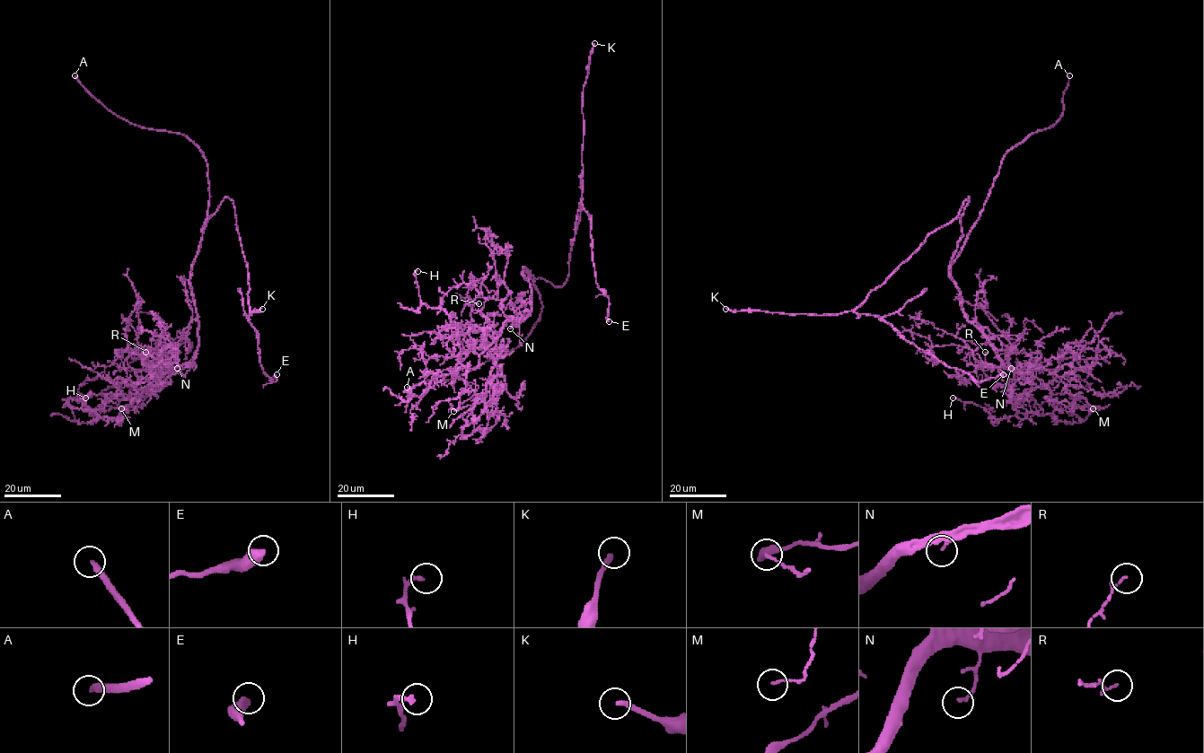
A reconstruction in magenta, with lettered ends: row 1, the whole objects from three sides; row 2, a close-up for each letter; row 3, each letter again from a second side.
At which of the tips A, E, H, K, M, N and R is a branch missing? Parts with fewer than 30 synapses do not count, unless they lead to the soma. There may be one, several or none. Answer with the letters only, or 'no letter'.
A, K

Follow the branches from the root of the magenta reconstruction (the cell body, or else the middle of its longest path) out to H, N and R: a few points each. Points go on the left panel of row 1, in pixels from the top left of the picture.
H: (204, 224), (189, 279), (198, 322), (193, 357), (133, 394), (117, 420), (101, 417), (83, 401), (85, 398)
N: (204, 224), (189, 279), (198, 322), (198, 348), (188, 363), (177, 368)
R: (204, 224), (189, 279), (198, 348), (188, 363), (174, 367), (168, 363), (142, 364), (145, 352)

